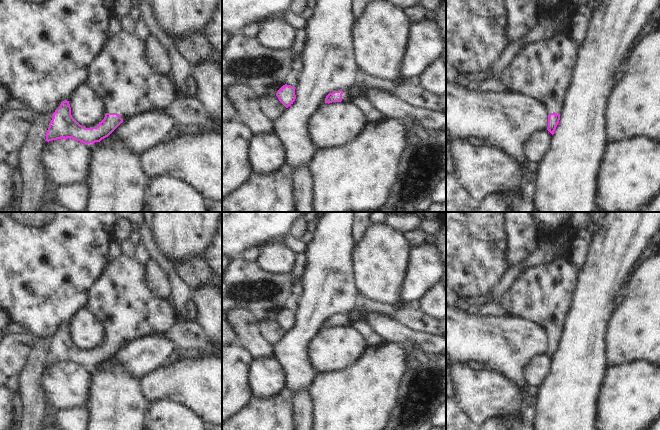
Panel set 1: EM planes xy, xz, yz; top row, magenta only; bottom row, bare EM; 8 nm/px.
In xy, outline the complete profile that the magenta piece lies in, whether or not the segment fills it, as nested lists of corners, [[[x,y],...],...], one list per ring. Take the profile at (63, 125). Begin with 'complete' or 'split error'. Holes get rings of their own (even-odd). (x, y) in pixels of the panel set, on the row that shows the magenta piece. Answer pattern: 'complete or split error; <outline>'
split error; [[[120,32],[109,38],[89,67],[87,83],[104,102],[107,113],[97,127],[86,128],[71,115],[69,101],[61,102],[52,114],[46,132],[46,141],[72,138],[84,144],[100,142],[108,137],[126,118],[146,112],[164,111],[178,97],[179,92],[171,76],[155,73],[146,61],[145,42],[135,34]]]

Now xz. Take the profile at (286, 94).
complete; [[[283,85],[276,93],[279,101],[288,108],[296,99],[295,87],[290,85]]]

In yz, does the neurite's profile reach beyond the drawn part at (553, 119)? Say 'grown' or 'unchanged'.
grown

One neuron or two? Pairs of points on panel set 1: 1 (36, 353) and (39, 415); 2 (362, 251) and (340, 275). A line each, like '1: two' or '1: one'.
1: one
2: two

